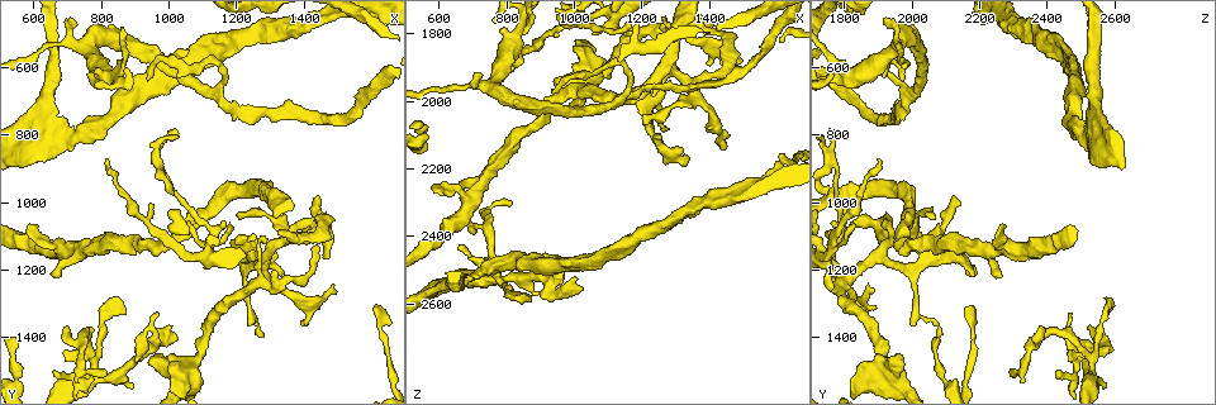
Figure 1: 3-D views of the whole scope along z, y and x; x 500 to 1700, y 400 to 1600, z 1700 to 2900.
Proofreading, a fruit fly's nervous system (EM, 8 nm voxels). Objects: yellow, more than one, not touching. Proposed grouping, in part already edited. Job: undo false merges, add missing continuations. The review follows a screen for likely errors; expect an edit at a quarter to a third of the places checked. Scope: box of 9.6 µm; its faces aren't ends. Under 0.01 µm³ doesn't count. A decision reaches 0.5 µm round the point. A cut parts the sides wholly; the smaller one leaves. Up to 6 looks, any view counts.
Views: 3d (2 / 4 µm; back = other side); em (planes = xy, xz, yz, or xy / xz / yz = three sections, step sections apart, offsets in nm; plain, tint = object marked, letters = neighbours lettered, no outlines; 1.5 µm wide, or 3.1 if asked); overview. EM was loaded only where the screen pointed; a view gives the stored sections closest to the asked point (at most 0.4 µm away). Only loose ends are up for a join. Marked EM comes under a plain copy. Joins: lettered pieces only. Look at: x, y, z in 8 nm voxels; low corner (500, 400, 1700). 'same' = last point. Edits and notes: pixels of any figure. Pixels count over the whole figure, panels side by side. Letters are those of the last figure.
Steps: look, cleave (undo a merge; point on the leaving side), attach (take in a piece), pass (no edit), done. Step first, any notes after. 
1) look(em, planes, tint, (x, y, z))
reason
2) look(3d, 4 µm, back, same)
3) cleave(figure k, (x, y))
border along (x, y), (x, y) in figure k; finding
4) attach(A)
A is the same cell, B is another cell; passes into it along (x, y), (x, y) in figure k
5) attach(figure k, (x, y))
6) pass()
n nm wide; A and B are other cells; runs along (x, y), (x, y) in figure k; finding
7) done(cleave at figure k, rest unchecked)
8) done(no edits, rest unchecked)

look(em, planes, letters, (1050, 1060, 1800))

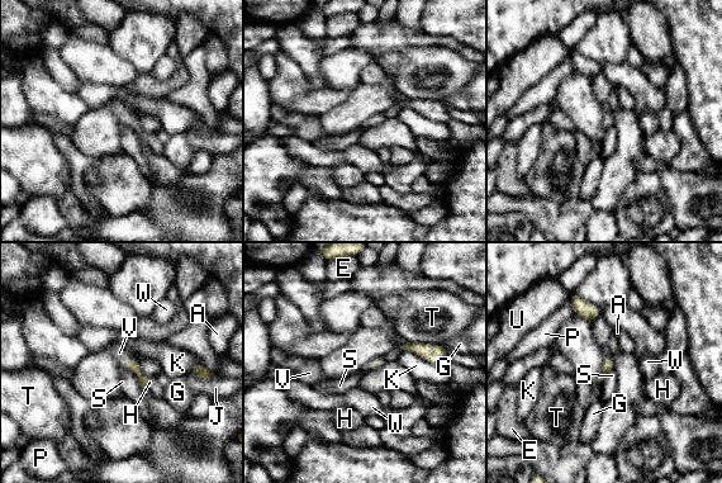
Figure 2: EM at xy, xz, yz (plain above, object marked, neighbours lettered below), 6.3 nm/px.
attach(figure 2, (119, 353))
V is the same cell, A, E, G, H, J, K, P, S, T, U and W are other cells; passes into it along (132, 365), (129, 360), (119, 353) in figure 2; it goes on there

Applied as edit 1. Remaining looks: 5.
look(3d, 4 µm, (1120, 680, 2000))
branch point

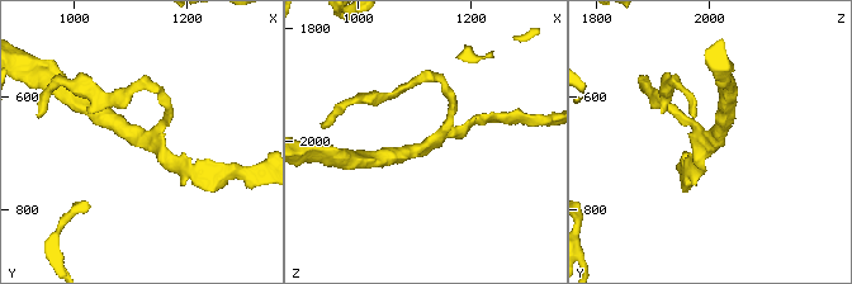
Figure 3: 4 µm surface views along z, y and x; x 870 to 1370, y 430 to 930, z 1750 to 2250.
look(em, yz, step 4, letters, (1120, 675, 2005))
3 arms; shape alone is not enough

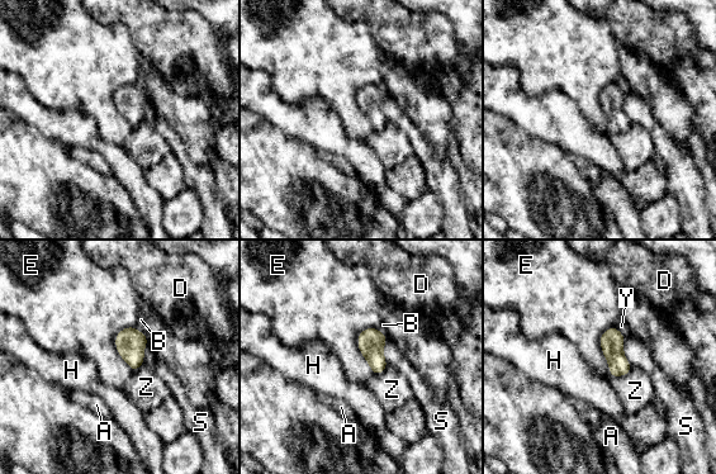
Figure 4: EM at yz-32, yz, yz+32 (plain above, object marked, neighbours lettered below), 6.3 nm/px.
look(em, planes, letters, same)

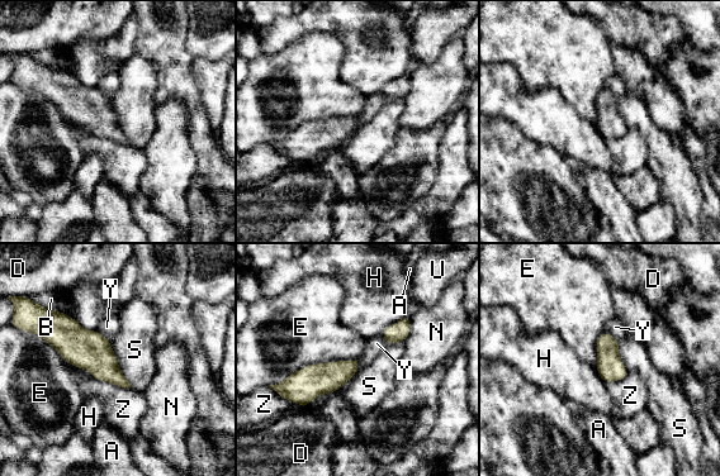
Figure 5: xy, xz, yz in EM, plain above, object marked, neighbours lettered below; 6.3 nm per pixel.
pass()
60 nm wide; A, B, D, E, H, N, S, U, Y and Z are other cells; border along (404, 314), (379, 333) in figure 5; one neuron here

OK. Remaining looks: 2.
look(em, planes, letters, (1290, 1150, 1910))
branch point

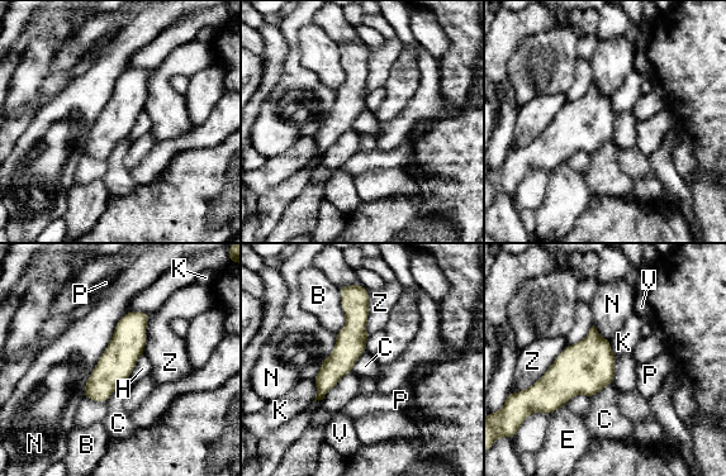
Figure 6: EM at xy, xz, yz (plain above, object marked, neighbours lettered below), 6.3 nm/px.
pass()
N touches over 550 nm; B, C, E, H, K, N, P, V and Z are other cells; border along (126, 312), (81, 386) in figure 6; one neuron here

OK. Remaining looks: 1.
done(attach at figure 2, rest unchecked)

